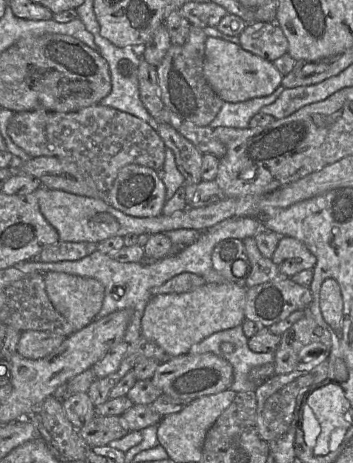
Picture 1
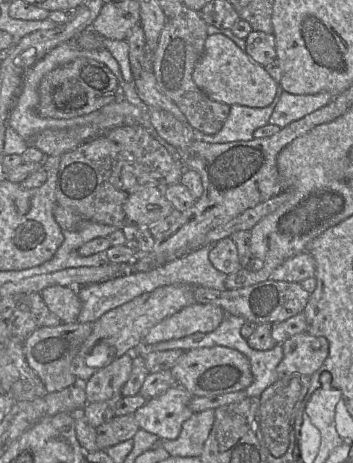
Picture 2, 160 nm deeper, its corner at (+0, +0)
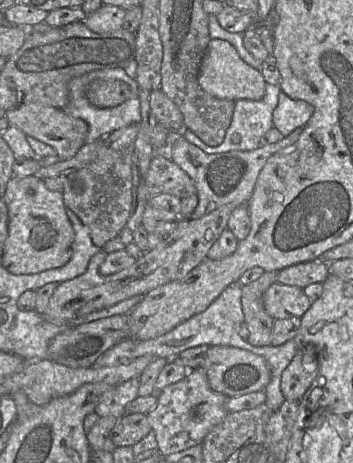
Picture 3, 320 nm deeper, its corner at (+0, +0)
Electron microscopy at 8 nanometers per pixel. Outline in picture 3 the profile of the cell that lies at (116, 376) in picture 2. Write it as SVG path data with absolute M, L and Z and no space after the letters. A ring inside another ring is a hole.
M140 376L113 386L105 392L95 407L95 412L100 416L122 417L126 406L138 396Z

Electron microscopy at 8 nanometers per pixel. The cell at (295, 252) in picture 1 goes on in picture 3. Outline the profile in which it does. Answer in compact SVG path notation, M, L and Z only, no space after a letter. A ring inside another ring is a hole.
M312 260L280 270L277 275L277 282L304 289L314 283L324 283L330 274L329 263Z

